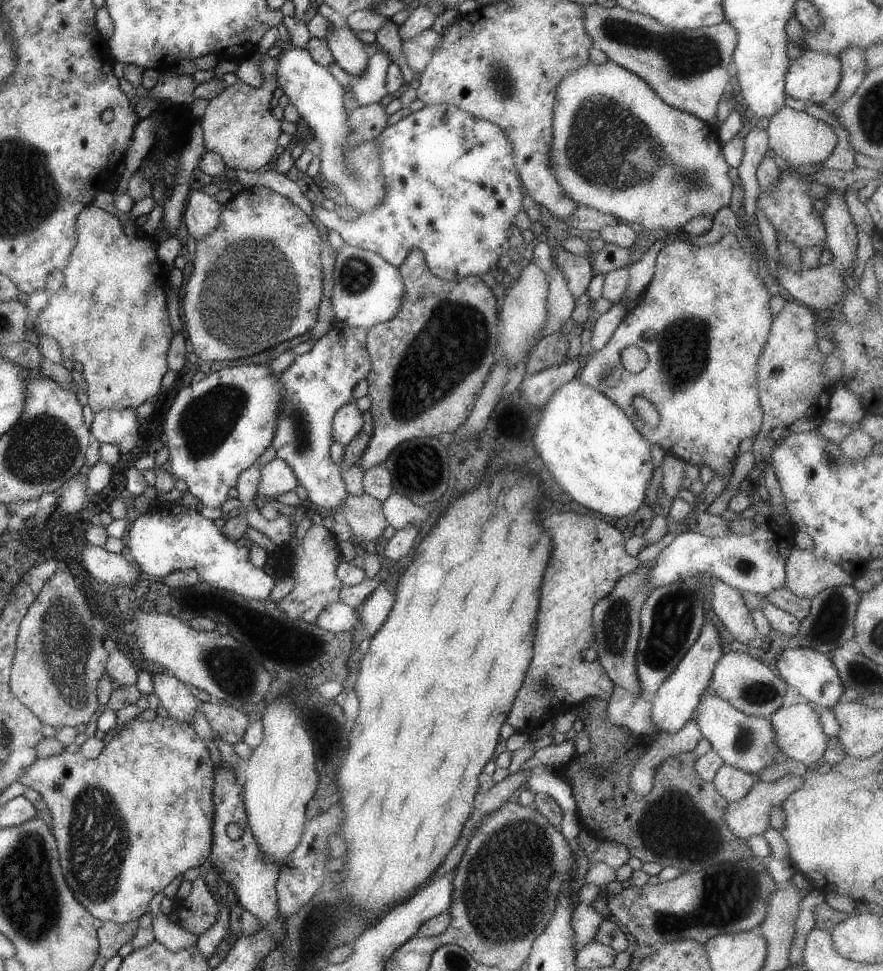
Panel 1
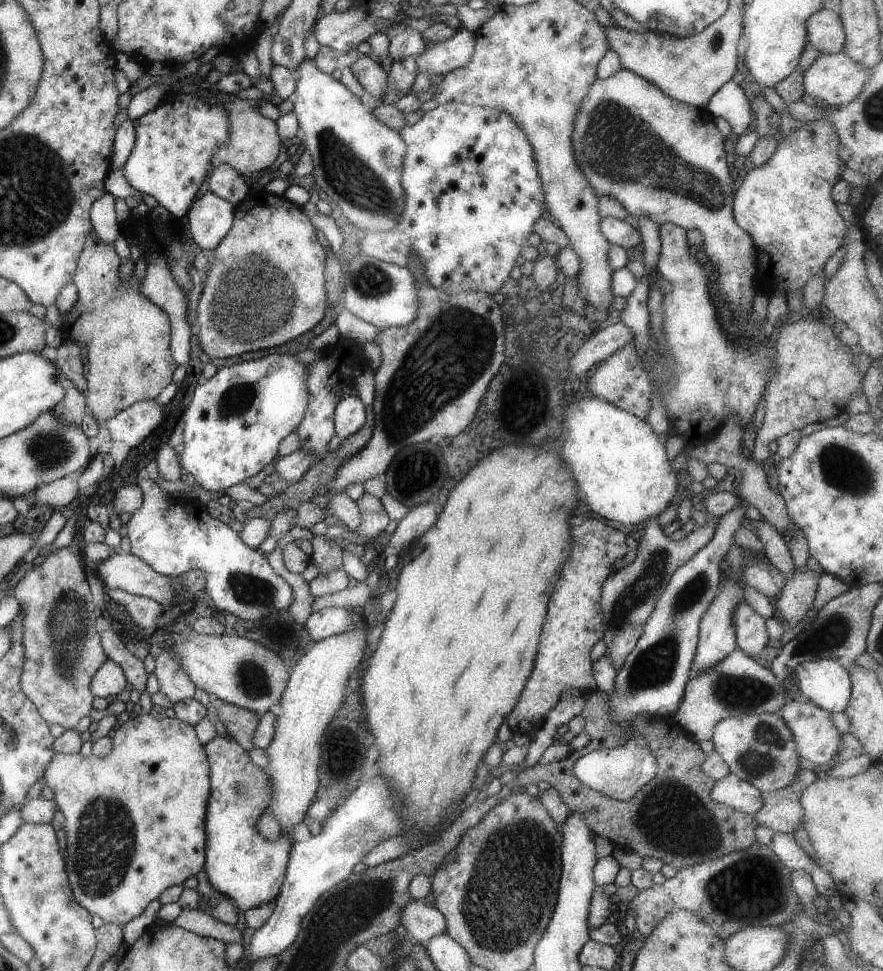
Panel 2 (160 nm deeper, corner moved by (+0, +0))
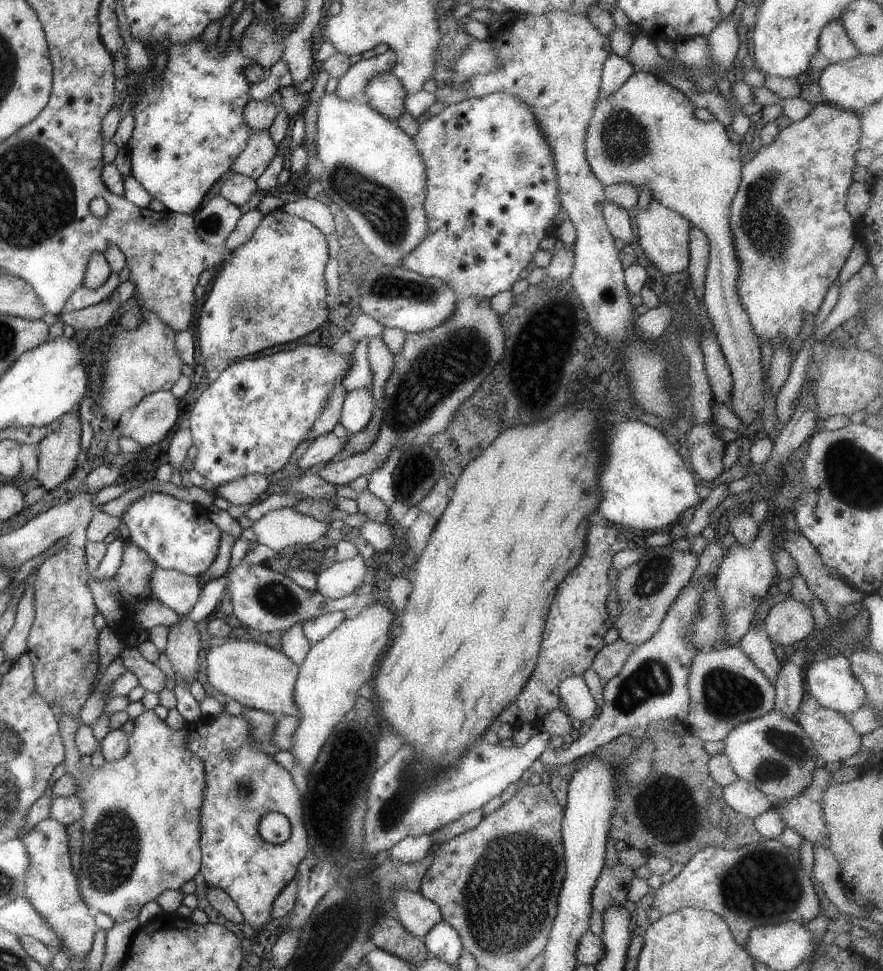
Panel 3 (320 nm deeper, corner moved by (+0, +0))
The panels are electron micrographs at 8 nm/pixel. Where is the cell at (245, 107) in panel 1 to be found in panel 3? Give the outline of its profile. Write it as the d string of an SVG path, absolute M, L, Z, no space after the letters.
M249 129L247 144L239 156L236 156L229 171L255 180L268 167L275 155L276 146L273 145L267 129L262 131Z

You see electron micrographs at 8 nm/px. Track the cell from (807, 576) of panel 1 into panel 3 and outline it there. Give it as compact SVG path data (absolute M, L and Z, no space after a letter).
M793 597L773 605L763 624L773 648L781 646L786 652L814 628L811 607Z

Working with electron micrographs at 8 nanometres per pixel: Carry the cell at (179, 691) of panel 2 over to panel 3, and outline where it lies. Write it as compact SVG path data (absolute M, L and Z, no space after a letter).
M184 618L169 627L165 654L170 660L175 681L183 681L188 687L197 678L197 652L200 647L201 625Z

